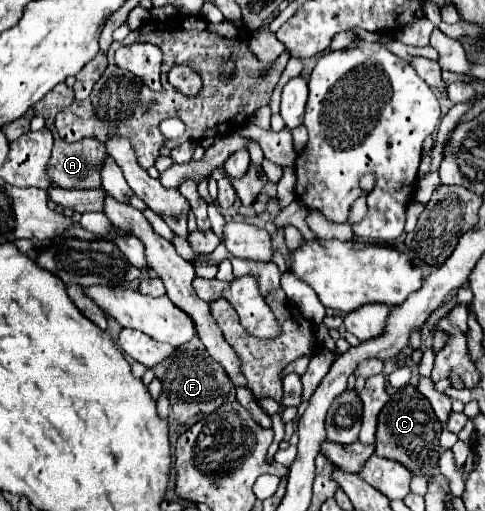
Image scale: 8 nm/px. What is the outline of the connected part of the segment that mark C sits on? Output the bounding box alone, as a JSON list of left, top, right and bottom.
[375,384,441,476]

